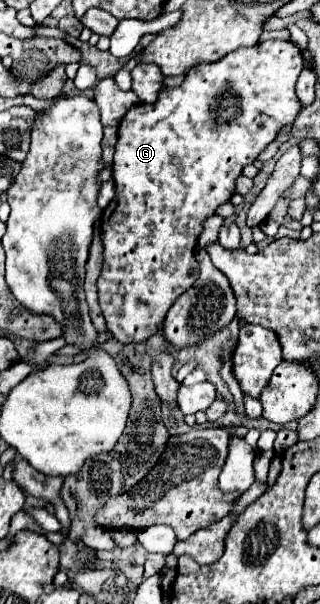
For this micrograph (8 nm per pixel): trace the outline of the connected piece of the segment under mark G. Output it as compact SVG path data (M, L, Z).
M268 40L268 42L260 42L252 48L242 48L242 50L230 52L226 58L222 58L218 62L194 66L190 72L186 72L184 84L178 88L162 90L156 104L136 104L134 108L130 108L126 112L126 116L122 118L122 122L118 126L118 142L116 142L116 152L114 152L114 162L112 162L116 196L104 208L102 218L100 218L100 222L102 222L102 244L104 244L104 268L102 268L102 274L98 278L98 302L102 308L102 316L106 320L106 326L114 334L116 340L120 340L122 344L148 340L160 328L166 312L176 302L176 298L196 282L198 262L194 258L194 246L198 244L202 222L204 222L204 218L212 216L214 210L222 202L228 202L232 198L234 182L240 176L242 168L246 164L252 164L256 160L256 156L278 136L278 130L284 128L286 124L292 124L294 118L298 116L300 102L296 98L294 86L296 86L296 80L298 80L298 74L302 72L302 68L304 68L304 58L302 58L300 48L296 44L284 42L284 40Z

